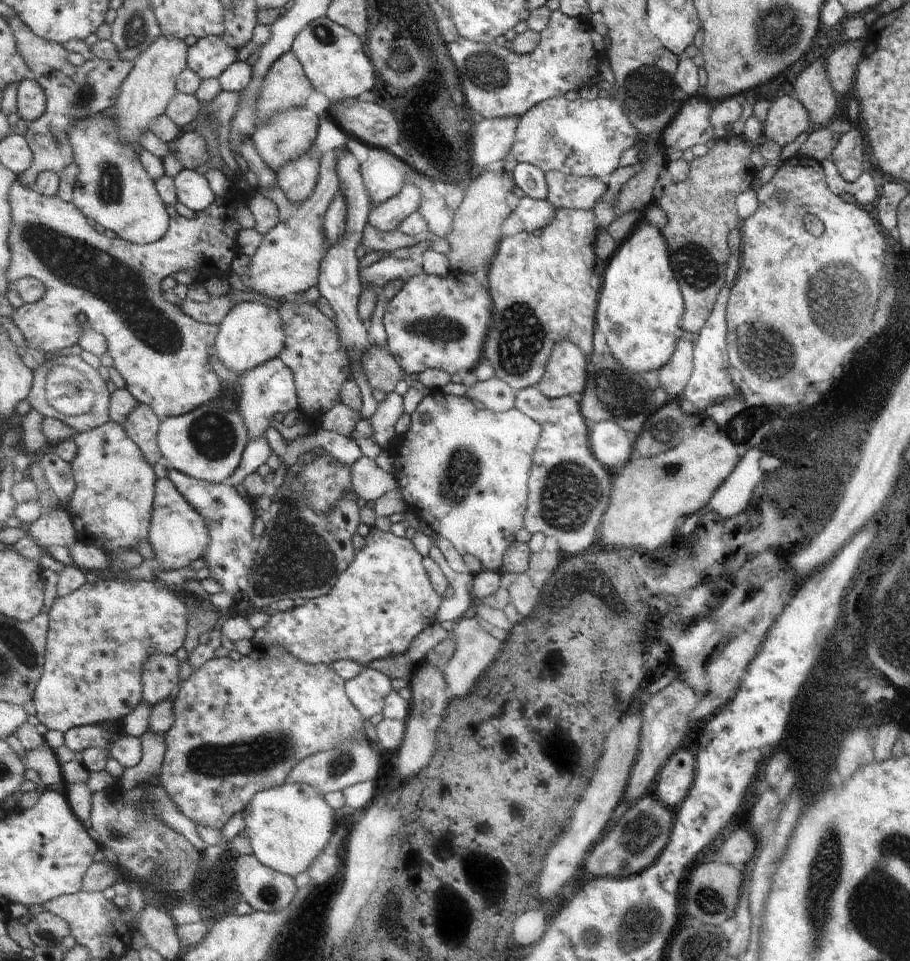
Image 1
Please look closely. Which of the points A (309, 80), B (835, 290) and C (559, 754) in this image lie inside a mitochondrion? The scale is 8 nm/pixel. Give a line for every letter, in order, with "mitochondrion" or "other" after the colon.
A: other
B: mitochondrion
C: other

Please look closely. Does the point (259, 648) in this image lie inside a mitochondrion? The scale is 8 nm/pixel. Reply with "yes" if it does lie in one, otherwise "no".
no

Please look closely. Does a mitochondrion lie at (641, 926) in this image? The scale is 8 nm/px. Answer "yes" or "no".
yes

